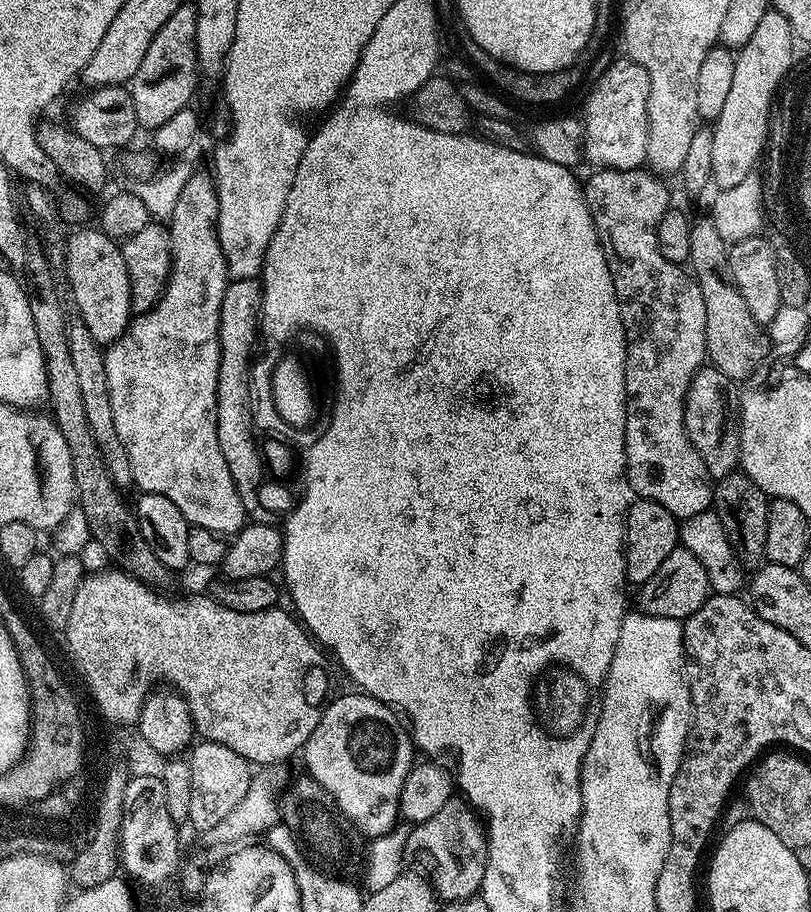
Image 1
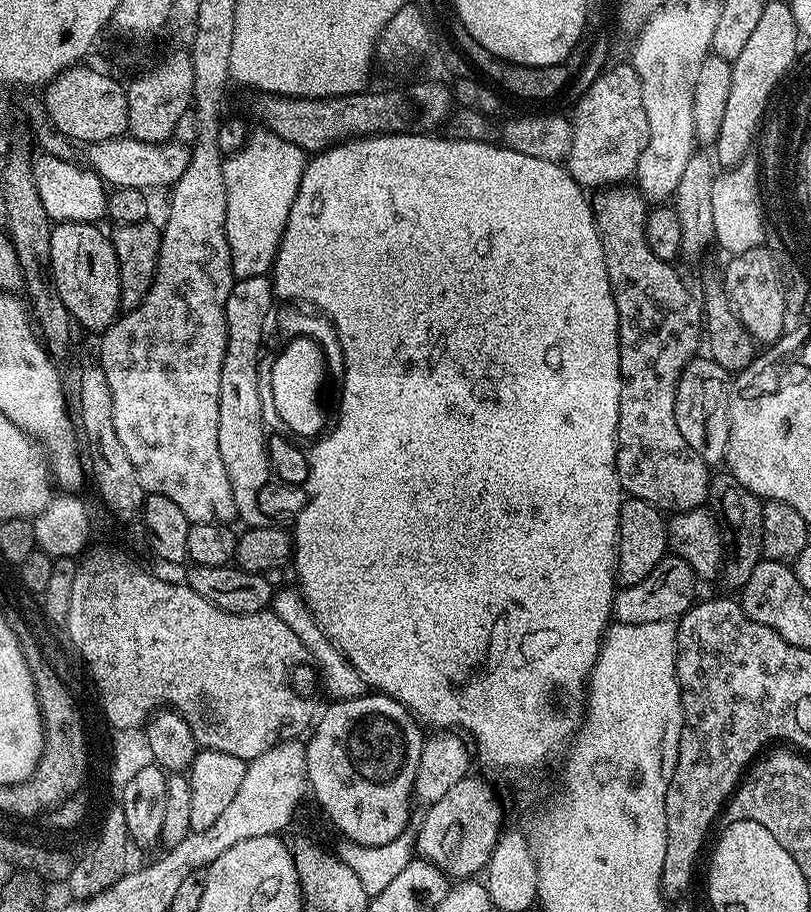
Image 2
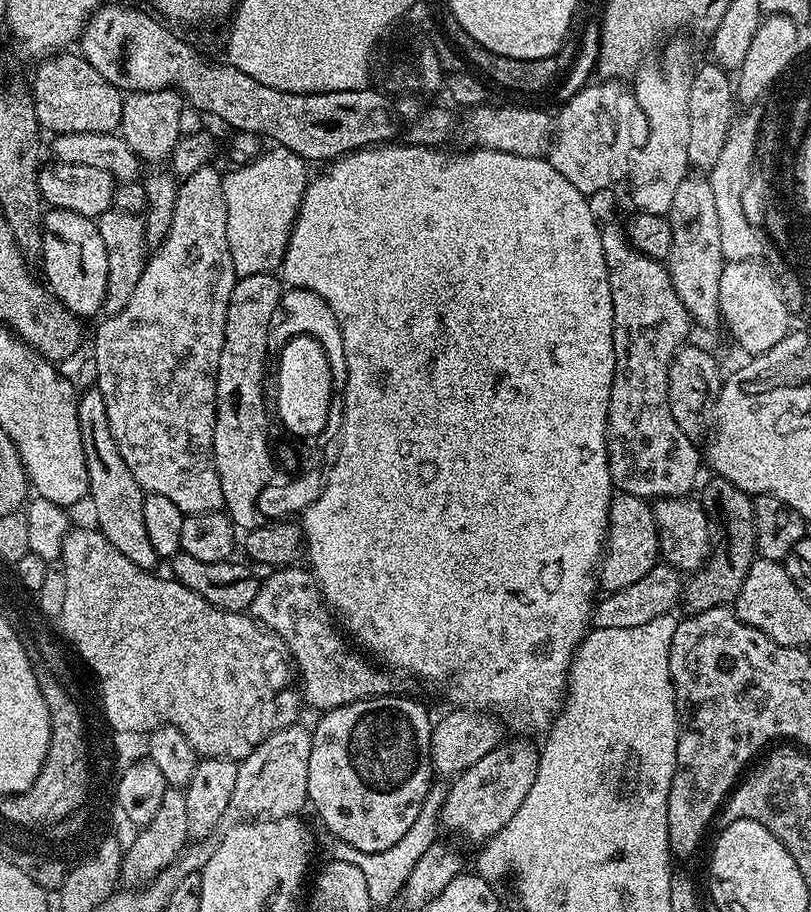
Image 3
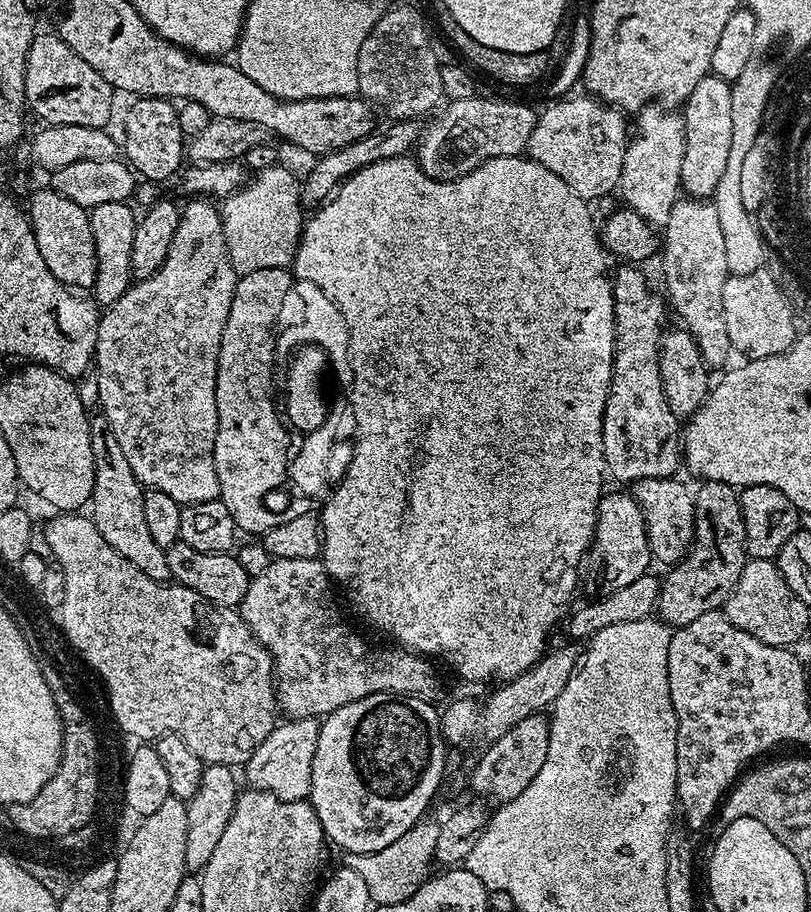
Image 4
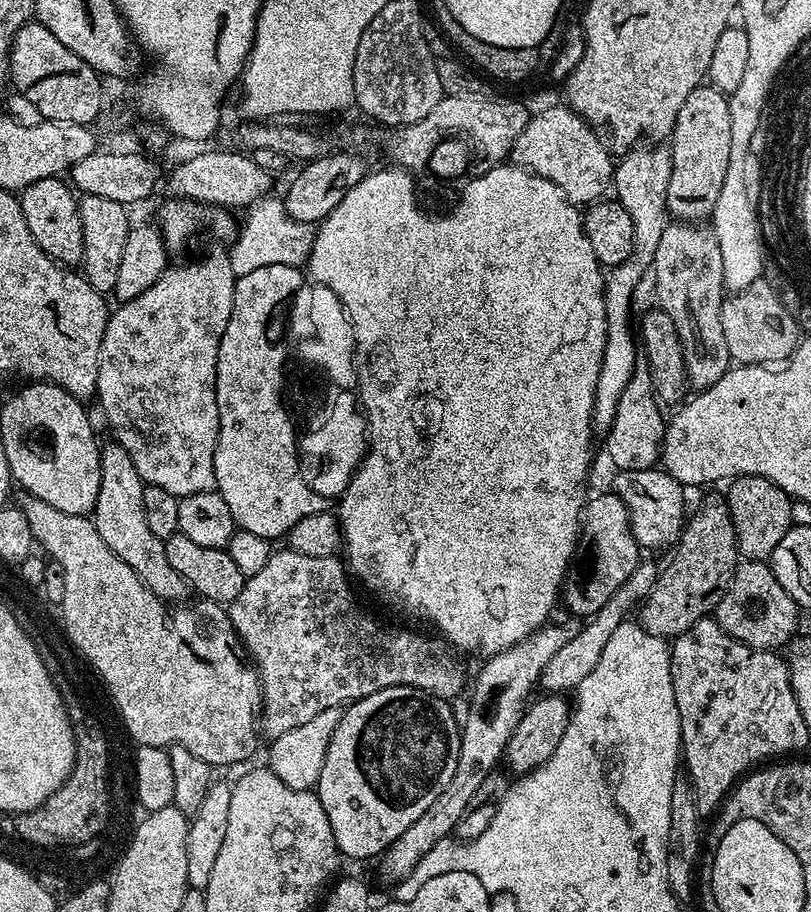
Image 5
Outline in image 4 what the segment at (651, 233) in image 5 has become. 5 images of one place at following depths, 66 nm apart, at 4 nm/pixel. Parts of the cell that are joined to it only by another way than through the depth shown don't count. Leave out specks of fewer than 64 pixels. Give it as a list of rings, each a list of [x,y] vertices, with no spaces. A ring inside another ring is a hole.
[[[659,103],[647,104],[638,113],[640,129],[628,141],[626,158],[622,162],[622,174],[618,196],[653,229],[663,230],[670,222],[670,210],[681,195],[680,175],[684,153],[684,117],[679,111],[669,110]]]

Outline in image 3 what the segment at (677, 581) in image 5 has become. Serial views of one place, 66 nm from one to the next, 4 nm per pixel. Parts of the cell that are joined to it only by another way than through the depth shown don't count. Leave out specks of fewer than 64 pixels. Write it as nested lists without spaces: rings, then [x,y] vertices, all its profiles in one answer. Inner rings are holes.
[[[713,475],[711,479],[705,482],[704,489],[702,484],[698,499],[708,519],[712,550],[708,554],[708,561],[683,581],[682,608],[688,614],[735,605],[738,590],[742,590],[742,582],[746,582],[746,574],[750,574],[750,566],[758,558],[753,497],[738,490],[738,486],[726,478]]]

